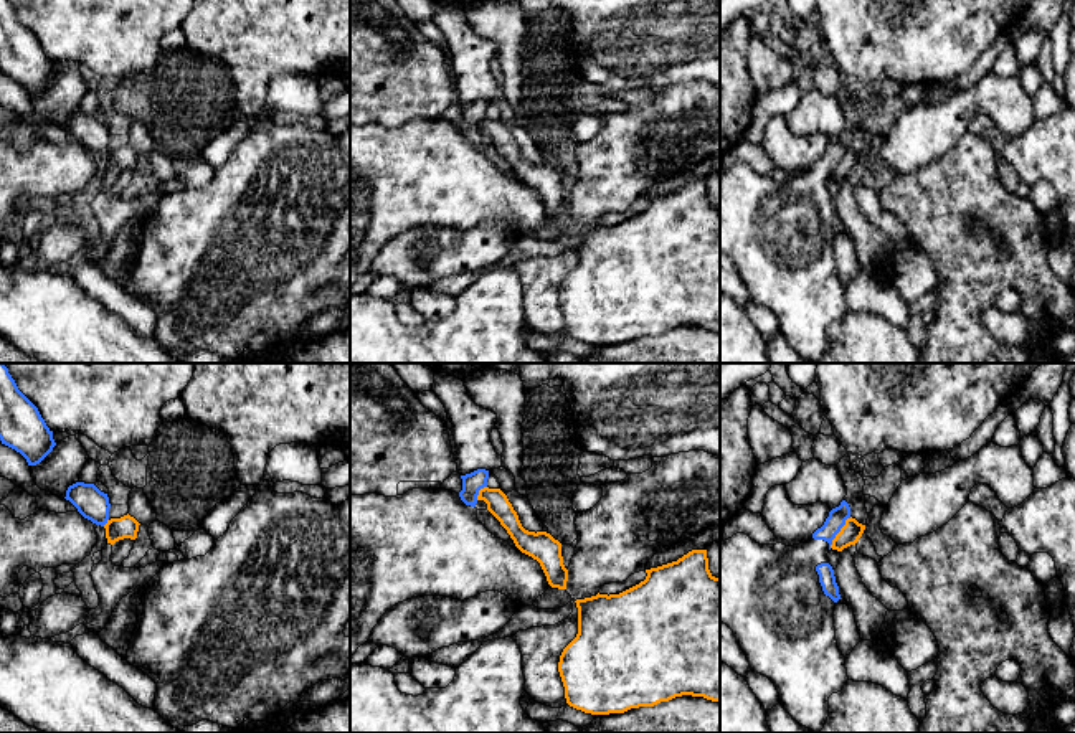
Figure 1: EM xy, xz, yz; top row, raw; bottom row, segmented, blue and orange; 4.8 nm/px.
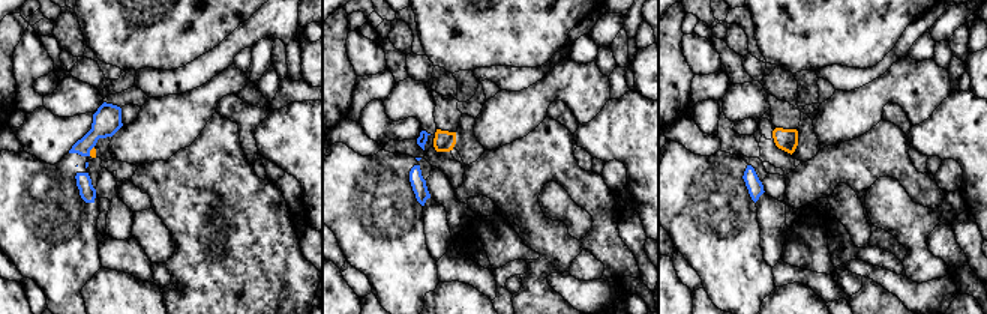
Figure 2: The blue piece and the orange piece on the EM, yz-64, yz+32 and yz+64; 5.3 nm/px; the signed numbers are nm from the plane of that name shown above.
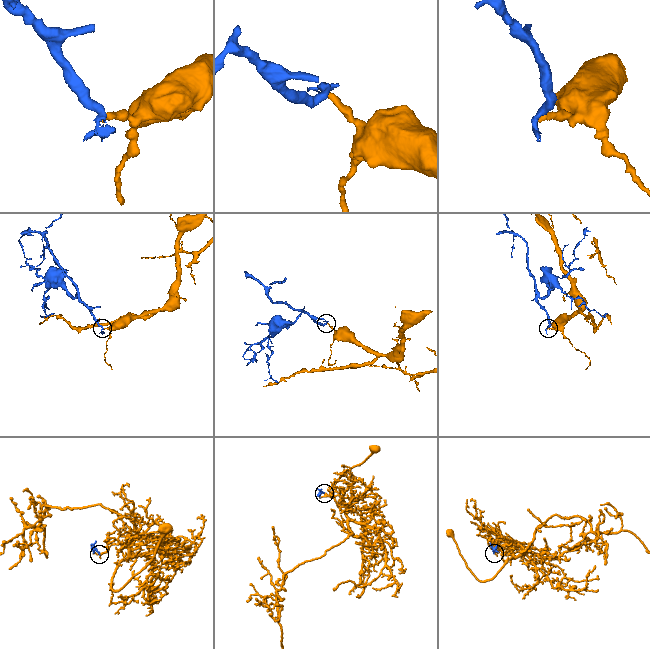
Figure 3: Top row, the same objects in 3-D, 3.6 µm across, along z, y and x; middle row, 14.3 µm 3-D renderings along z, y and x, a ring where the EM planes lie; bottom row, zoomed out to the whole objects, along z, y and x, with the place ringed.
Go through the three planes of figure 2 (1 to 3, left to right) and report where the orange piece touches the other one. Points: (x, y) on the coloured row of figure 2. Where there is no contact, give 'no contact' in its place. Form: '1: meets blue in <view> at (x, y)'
1: meets blue in yz-64 at (90, 149)
2: no contact
3: no contact

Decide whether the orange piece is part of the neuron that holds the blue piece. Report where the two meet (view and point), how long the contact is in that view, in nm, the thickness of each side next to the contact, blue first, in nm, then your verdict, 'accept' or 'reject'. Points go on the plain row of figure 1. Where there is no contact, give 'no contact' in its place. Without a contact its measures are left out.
yz (839, 160) | 190 nm | 90/100 nm | reject

